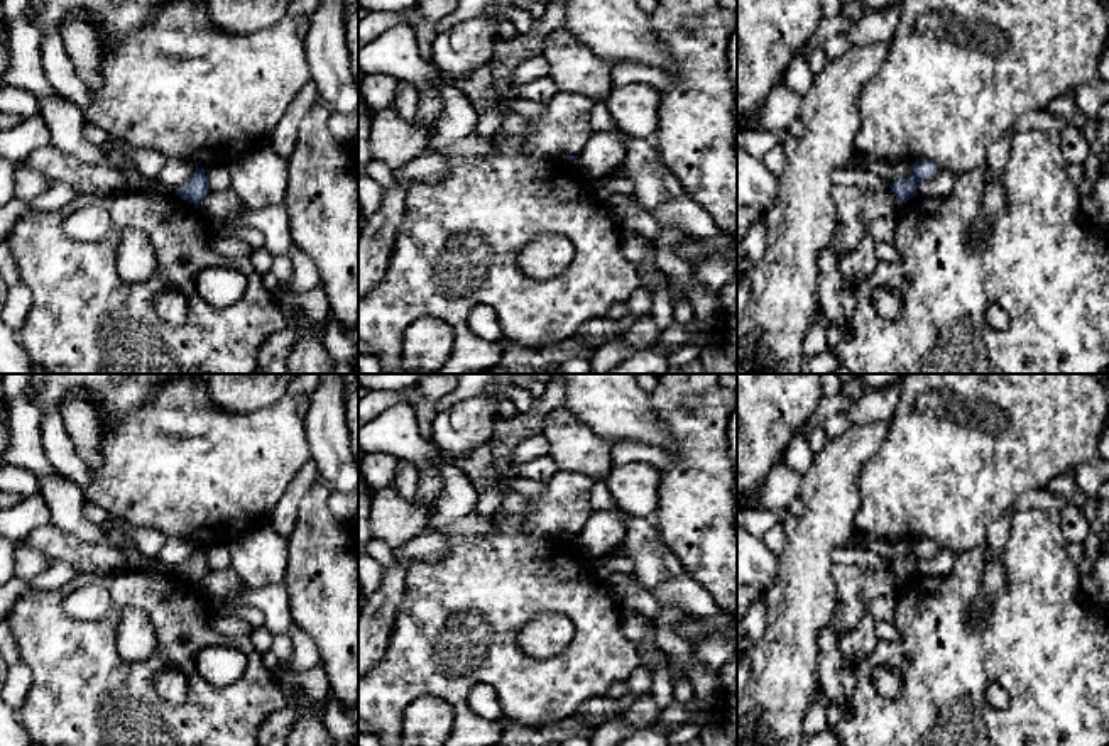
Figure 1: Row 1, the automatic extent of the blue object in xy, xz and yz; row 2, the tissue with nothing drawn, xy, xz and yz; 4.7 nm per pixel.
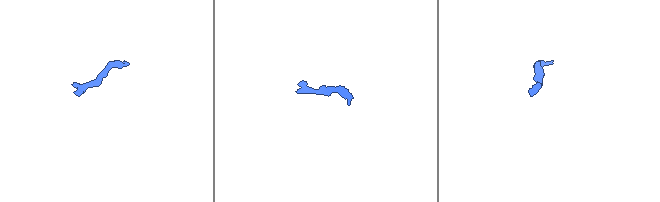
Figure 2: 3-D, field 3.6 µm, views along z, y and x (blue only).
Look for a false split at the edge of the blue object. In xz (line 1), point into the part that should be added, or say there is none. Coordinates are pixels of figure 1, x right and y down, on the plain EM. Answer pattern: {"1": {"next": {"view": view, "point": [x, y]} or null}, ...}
{"1": {"next": null}}

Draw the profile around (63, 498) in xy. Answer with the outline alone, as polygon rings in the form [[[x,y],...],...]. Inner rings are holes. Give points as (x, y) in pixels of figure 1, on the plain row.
[[[61,474],[36,479],[39,482],[39,494],[51,511],[51,523],[85,543],[110,545],[107,524],[93,523],[83,514],[83,494],[73,480]]]

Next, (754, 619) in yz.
[[[757,599],[747,607],[747,611],[742,617],[742,624],[744,624],[751,641],[756,641],[764,634],[764,631],[766,631],[766,602],[764,602],[764,599]]]

